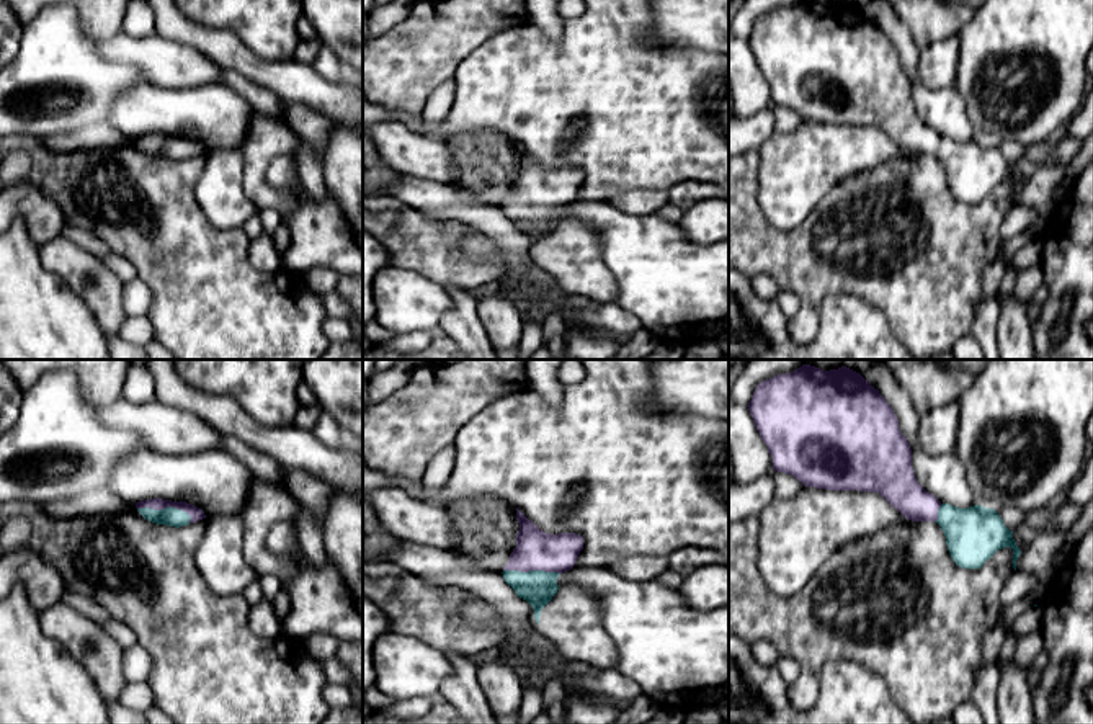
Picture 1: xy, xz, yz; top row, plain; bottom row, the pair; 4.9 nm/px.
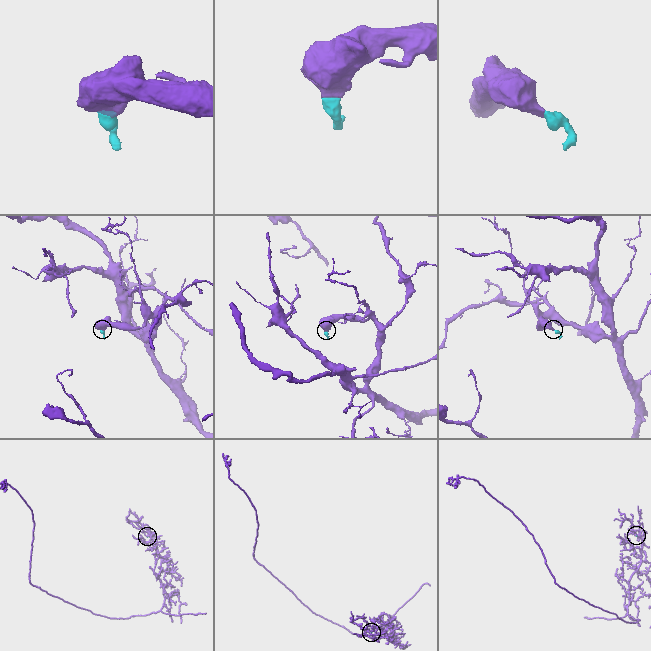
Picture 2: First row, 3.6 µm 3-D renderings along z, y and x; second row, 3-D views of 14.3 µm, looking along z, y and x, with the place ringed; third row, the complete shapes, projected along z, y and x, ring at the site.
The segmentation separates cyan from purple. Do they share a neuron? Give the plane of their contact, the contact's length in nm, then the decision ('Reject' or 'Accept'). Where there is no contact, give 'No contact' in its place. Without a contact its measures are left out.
Touches cyan in xy. Shared border 280 nm. Accept

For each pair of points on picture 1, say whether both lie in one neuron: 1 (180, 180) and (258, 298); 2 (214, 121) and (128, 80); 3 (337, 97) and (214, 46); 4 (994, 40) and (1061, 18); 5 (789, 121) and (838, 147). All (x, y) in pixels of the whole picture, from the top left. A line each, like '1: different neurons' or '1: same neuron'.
1: same neuron
2: different neurons
3: same neuron
4: same neuron
5: different neurons

